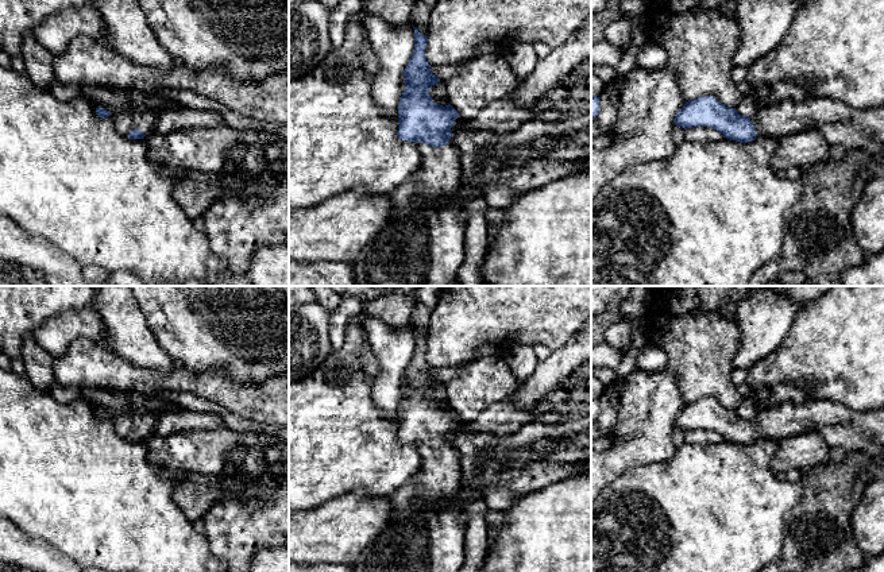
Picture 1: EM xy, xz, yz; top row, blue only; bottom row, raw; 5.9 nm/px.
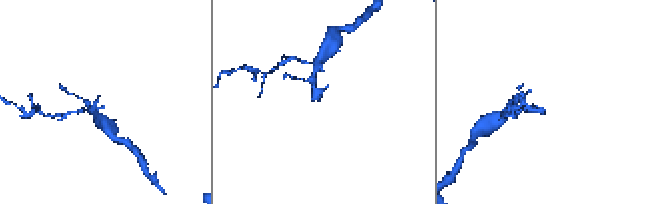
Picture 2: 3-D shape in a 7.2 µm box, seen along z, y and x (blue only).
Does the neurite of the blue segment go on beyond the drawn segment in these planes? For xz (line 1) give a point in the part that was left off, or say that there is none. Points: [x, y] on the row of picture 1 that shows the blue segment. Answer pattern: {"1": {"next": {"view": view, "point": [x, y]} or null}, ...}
{"1": {"next": {"view": "xz", "point": [424, 242]}}}

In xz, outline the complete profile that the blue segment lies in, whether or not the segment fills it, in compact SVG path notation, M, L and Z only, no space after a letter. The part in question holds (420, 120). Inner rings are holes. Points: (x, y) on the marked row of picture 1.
M414 26L414 49L404 70L405 92L398 105L397 135L418 144L421 166L390 193L391 216L383 229L359 251L352 262L355 286L448 286L458 279L466 256L466 224L455 204L462 186L460 150L451 140L451 128L459 117L451 105L432 101L428 90L440 80L425 58L428 38Z

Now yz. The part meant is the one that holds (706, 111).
M808 94L802 103L771 100L750 116L741 116L713 96L686 101L673 120L684 130L710 127L723 138L749 143L757 136L780 139L806 130L819 131L830 146L861 151L873 161L884 161L884 105L854 108L830 97Z

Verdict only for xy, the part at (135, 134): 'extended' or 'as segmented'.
extended

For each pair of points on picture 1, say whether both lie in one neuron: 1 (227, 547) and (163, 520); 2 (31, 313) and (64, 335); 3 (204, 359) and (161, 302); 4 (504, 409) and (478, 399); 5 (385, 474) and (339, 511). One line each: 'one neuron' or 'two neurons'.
1: two neurons
2: two neurons
3: one neuron
4: two neurons
5: two neurons

